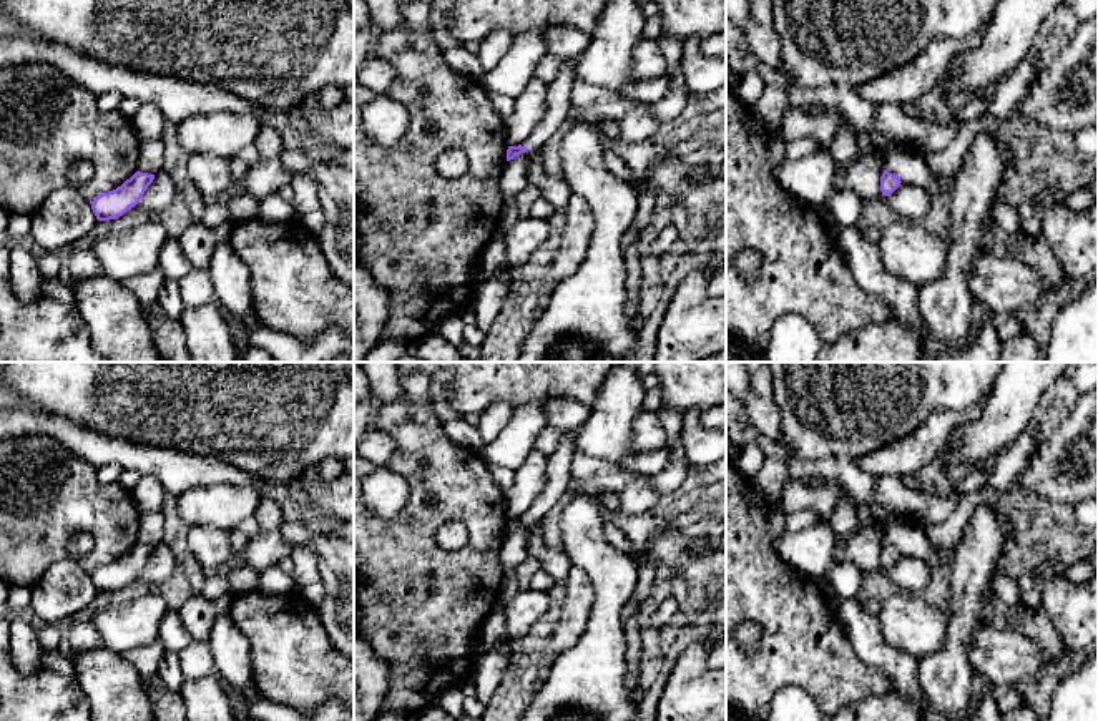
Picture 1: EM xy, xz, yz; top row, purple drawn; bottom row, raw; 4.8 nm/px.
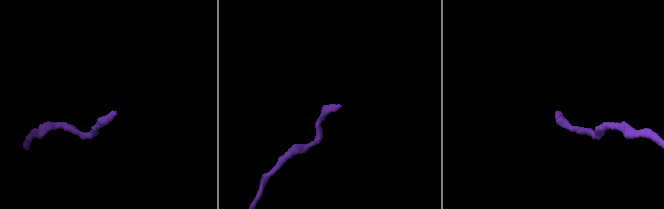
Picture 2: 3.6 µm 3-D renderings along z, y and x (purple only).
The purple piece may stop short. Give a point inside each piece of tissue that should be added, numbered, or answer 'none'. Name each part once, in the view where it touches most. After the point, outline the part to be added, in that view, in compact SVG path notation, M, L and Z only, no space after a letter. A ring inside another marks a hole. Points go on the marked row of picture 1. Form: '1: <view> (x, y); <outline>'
1: xz (558, 98); M581 53L568 60L563 60L556 76L548 83L547 111L543 120L522 143L527 153L538 151L545 141L570 118L571 110L571 83L575 80L575 66L580 61Z

